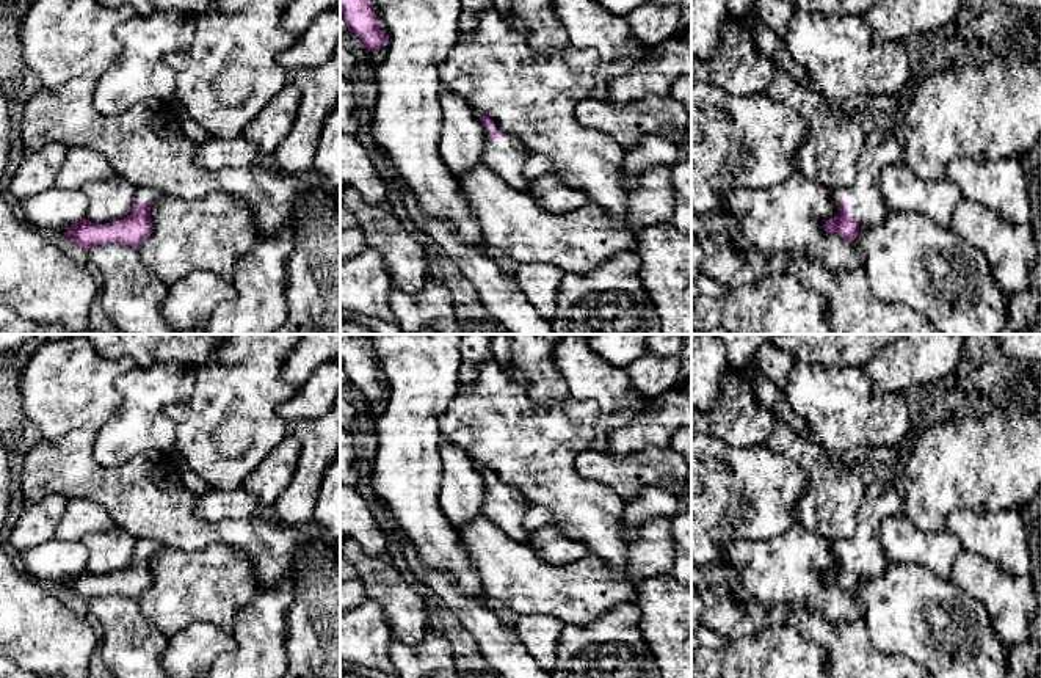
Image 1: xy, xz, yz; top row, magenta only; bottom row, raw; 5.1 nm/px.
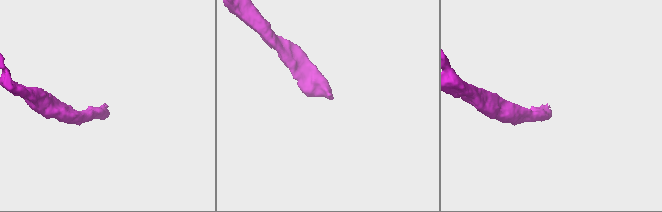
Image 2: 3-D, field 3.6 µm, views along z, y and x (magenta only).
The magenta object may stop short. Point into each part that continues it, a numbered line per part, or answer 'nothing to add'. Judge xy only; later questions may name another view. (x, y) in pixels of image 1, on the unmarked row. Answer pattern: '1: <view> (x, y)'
1: xy (141, 545)

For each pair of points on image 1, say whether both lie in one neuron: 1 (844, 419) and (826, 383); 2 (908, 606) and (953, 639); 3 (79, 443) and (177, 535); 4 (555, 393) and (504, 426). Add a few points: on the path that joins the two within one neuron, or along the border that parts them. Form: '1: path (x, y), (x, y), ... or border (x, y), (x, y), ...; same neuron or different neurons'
1: path (841, 410), (826, 393); same neuron
2: path (919, 616), (943, 628); same neuron
3: path (93, 471), (108, 487), (137, 495), (149, 507); same neuron
4: border (511, 380), (543, 405), (560, 404), (569, 397); different neurons

